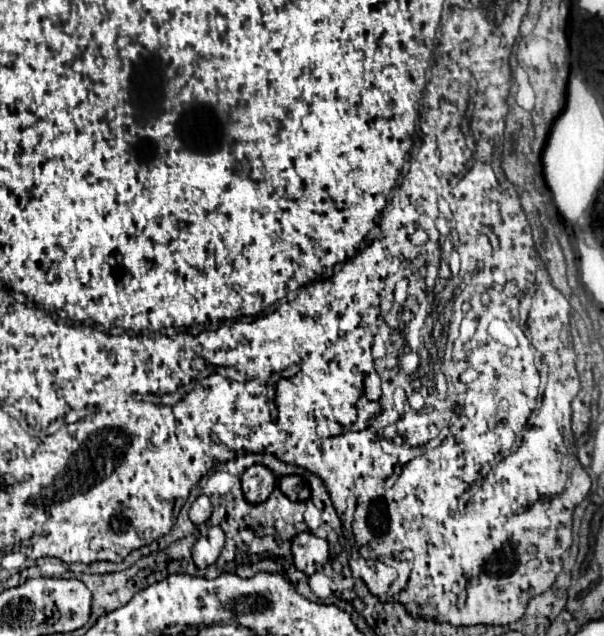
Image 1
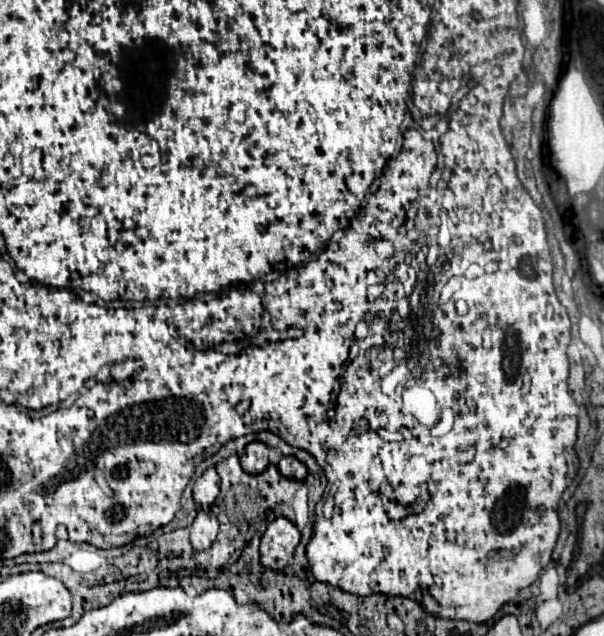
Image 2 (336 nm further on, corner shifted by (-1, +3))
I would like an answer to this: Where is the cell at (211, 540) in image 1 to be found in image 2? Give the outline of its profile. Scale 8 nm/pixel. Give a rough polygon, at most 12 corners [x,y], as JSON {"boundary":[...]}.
{"boundary":[[200,509],[190,525],[190,543],[202,551],[218,535],[218,519]]}

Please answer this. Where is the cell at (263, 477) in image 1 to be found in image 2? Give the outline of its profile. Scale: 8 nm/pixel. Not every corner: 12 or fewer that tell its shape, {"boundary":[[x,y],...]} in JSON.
{"boundary":[[252,441],[240,455],[242,469],[250,475],[262,473],[270,449]]}

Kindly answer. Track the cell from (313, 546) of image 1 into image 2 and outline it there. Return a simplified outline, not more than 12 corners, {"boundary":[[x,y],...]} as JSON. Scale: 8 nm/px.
{"boundary":[[274,519],[260,541],[260,563],[280,571],[294,555],[300,531]]}

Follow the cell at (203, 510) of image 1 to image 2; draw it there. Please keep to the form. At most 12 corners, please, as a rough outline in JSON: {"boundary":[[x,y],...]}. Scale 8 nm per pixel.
{"boundary":[[208,467],[194,483],[194,501],[208,509],[220,493],[220,477]]}

